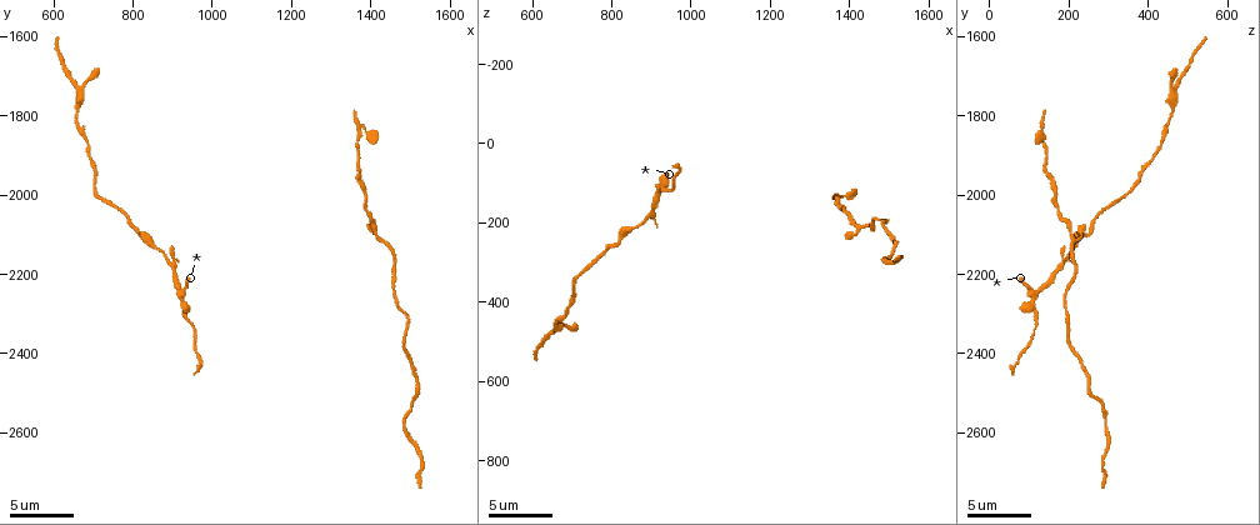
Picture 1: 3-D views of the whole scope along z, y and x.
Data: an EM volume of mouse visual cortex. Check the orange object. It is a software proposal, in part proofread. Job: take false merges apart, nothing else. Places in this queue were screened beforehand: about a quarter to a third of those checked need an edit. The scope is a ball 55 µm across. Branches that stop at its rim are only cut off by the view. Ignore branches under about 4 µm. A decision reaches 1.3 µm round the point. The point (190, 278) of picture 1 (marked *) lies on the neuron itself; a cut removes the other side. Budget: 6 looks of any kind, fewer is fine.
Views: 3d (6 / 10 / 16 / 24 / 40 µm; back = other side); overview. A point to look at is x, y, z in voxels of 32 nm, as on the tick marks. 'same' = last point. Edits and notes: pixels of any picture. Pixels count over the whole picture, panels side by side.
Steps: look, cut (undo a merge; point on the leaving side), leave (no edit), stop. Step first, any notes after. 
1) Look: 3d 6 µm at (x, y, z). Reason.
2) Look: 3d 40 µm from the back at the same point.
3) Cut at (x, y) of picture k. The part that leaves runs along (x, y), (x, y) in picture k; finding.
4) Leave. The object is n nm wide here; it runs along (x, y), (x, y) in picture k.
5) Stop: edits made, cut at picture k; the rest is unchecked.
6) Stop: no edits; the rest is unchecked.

Look: 3d 6 µm at (915, 2255, 115). Arms part here.

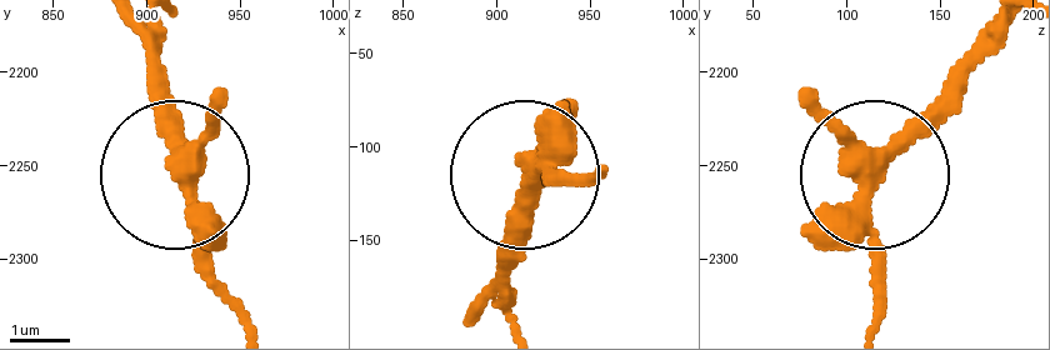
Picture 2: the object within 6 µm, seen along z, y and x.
Look: 3d 6 µm from the back at (922, 2254, 114).

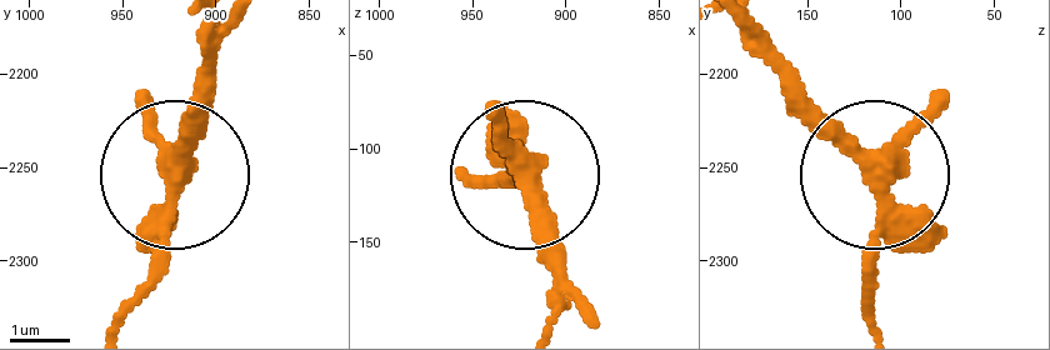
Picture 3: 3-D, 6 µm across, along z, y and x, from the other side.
Leave. It runs along (941, 94), (886, 179), (866, 308) in picture 3; continuous, no second neuron.

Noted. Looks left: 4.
Look: 3d 16 µm at (1375, 1935, 140). Sudden change in width.

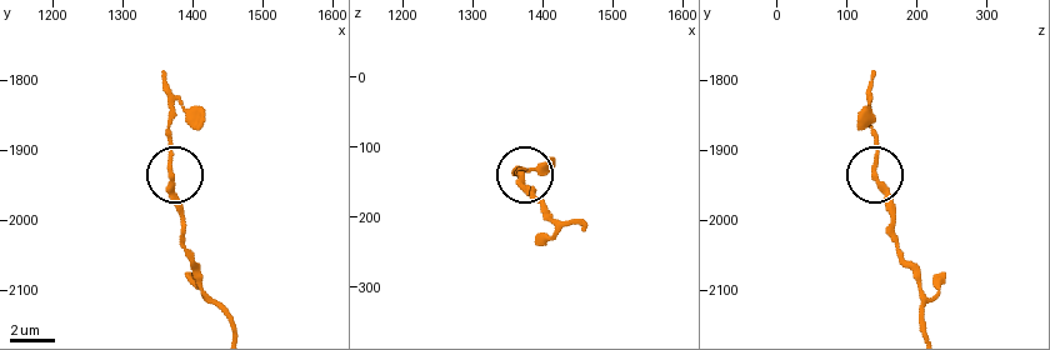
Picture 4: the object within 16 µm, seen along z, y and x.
Look: 3d 16 µm from the back at (1370, 1940, 145).

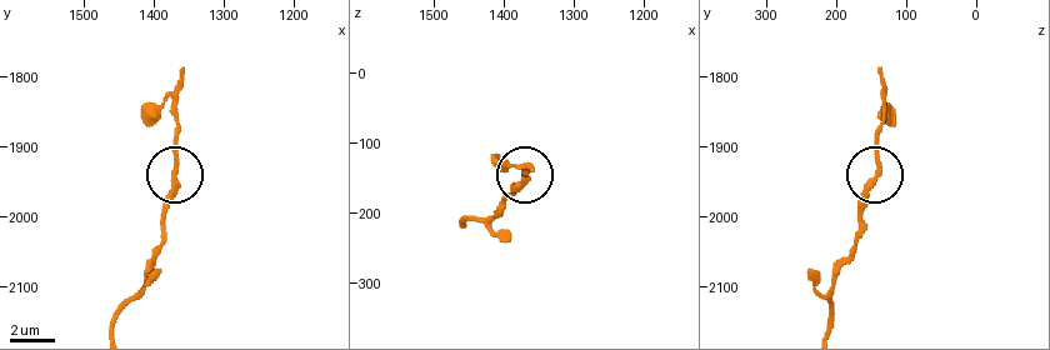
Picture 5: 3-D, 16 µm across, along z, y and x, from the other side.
Leave. The object is 230 nm wide here; one neuron here.

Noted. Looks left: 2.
Look: 3d 10 µm at (1420, 2115, 215). Side arm on a straight run.

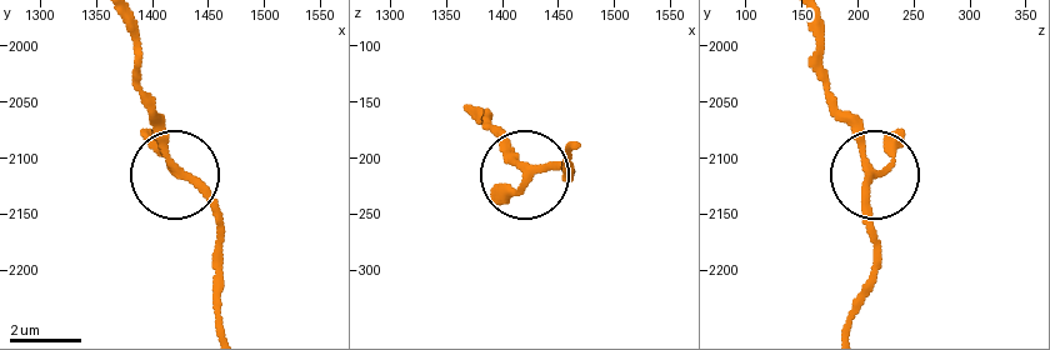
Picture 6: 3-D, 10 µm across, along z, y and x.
Leave. All the same neuron.

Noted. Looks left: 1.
Stop: no edits; the rest is unchecked.

